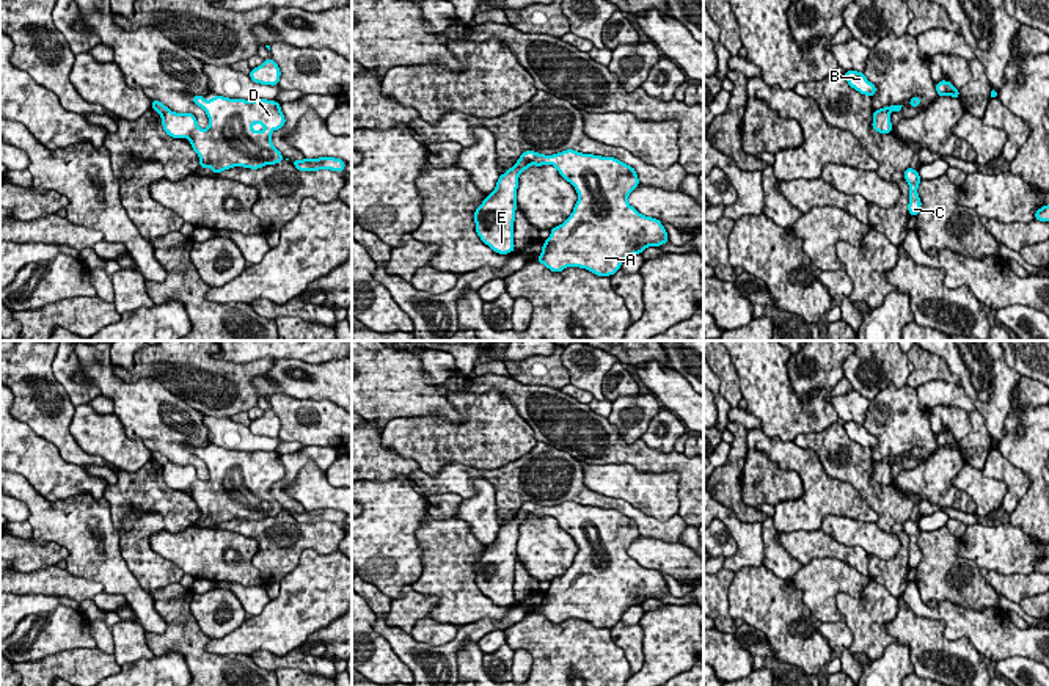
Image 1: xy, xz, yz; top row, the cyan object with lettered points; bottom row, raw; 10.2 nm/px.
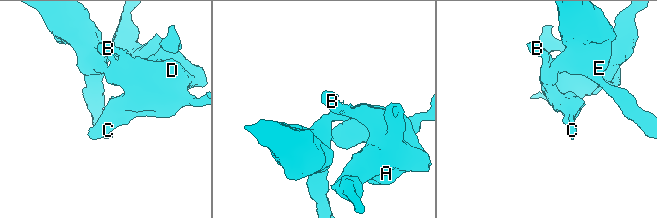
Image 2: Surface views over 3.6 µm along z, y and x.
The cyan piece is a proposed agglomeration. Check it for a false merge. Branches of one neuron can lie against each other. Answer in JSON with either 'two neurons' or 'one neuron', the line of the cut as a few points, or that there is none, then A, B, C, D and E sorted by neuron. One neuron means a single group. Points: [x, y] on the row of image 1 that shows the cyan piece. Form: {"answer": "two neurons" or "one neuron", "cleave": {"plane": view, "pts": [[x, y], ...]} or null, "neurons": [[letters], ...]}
{"answer": "two neurons", "cleave": {"plane": "xy", "pts": [[168, 110], [160, 115]]}, "neurons": [["A", "B", "C", "D"], ["E"]]}

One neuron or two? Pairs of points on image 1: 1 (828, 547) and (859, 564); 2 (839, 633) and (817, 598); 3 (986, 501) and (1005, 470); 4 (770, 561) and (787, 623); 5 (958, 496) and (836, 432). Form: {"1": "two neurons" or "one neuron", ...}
{"1": "one neuron", "2": "two neurons", "3": "two neurons", "4": "two neurons", "5": "two neurons"}

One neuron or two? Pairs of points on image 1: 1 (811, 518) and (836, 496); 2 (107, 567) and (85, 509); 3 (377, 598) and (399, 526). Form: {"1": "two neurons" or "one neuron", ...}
{"1": "one neuron", "2": "one neuron", "3": "two neurons"}

